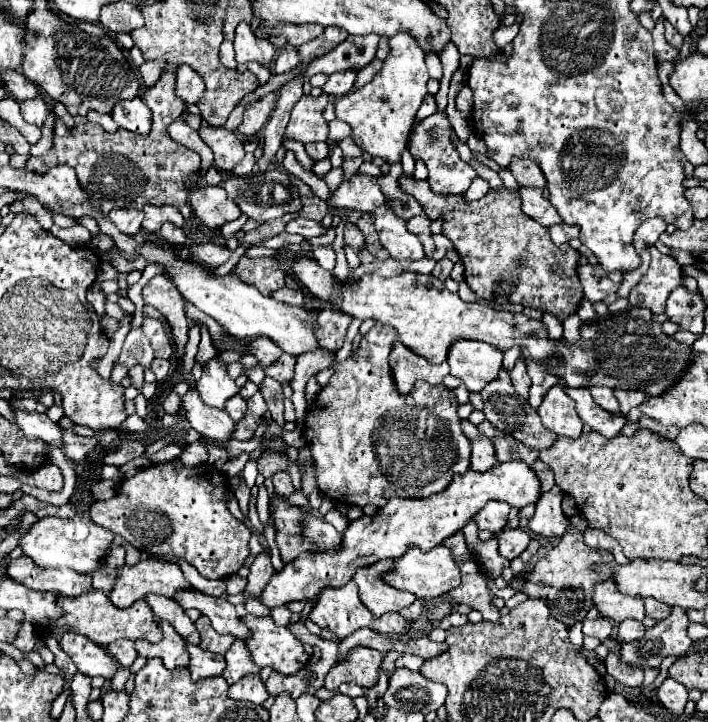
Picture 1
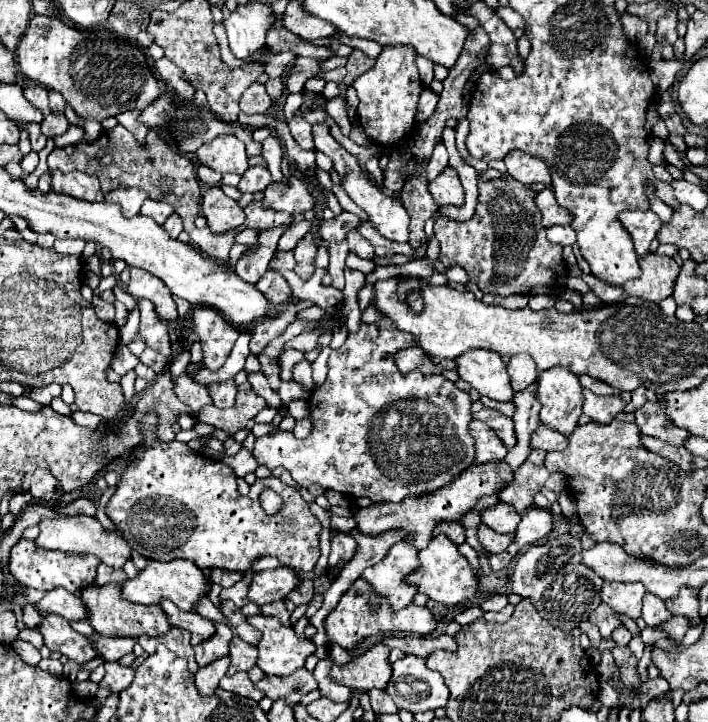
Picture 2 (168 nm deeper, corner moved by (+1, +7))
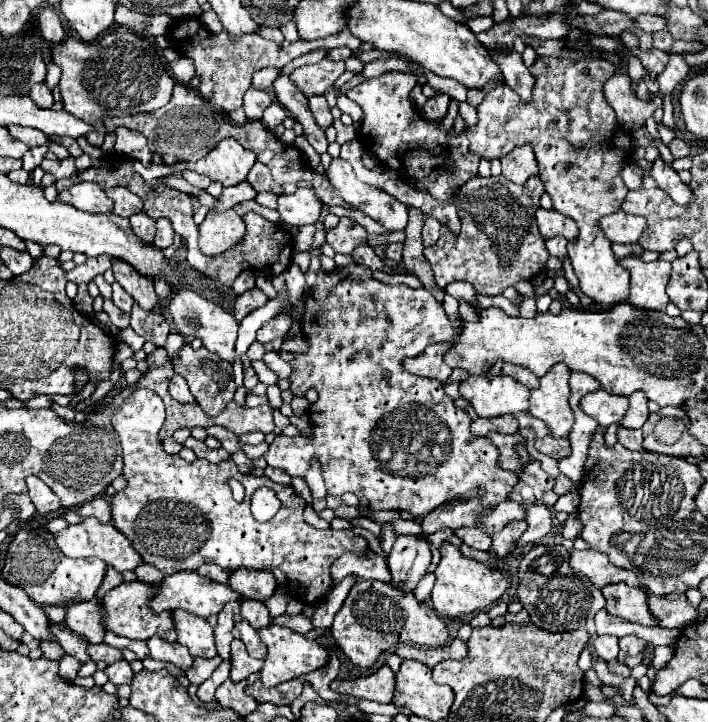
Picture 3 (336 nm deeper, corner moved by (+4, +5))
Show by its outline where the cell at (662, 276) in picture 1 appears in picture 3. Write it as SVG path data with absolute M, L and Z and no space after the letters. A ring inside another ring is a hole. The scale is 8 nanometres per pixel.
M640 256L622 258L620 264L630 272L630 296L628 302L642 310L666 310L668 294L666 284L670 280L670 262L642 262Z

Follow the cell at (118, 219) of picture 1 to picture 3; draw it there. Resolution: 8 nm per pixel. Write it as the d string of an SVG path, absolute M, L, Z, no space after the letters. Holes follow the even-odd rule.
M116 186L116 188L106 190L106 194L114 200L114 214L118 214L122 218L130 218L132 214L142 212L142 200L136 194L132 194L130 190Z

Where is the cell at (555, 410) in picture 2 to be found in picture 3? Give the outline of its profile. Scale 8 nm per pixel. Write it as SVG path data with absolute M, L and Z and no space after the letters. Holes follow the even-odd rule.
M554 364L554 368L540 378L540 388L530 394L530 414L544 420L556 438L566 438L574 426L574 414L568 404L568 378L570 370L564 364Z

